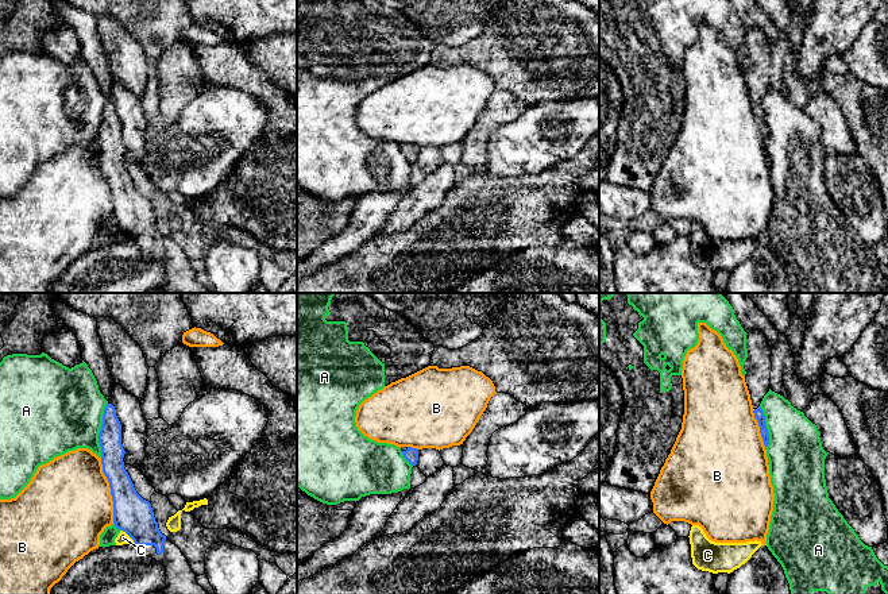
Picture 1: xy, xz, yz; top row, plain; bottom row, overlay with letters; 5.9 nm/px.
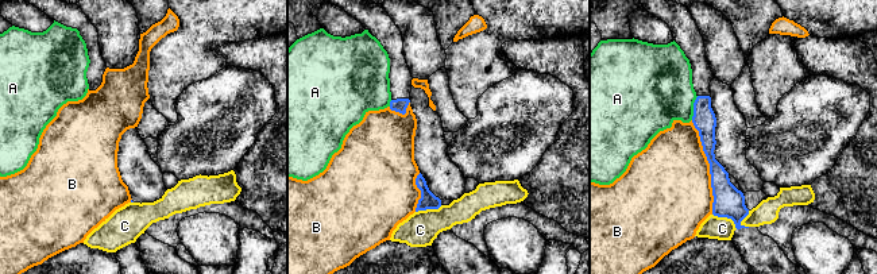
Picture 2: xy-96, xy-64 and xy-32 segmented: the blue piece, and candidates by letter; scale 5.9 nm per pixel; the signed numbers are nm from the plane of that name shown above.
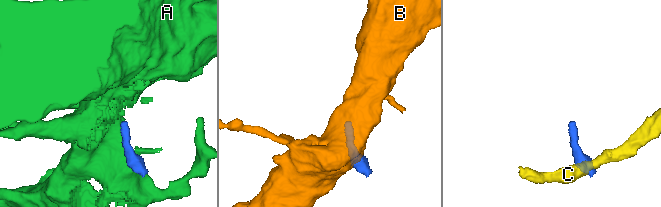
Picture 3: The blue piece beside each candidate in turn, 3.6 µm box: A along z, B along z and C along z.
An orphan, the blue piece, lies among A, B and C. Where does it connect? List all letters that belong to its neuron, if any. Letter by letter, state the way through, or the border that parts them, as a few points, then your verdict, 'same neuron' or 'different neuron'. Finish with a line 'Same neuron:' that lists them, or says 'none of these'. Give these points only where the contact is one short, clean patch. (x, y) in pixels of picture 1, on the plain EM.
A: different neuron
B: different neuron
C: along xy (120, 227), (134, 239) | different neuron
Same neuron: none of these

